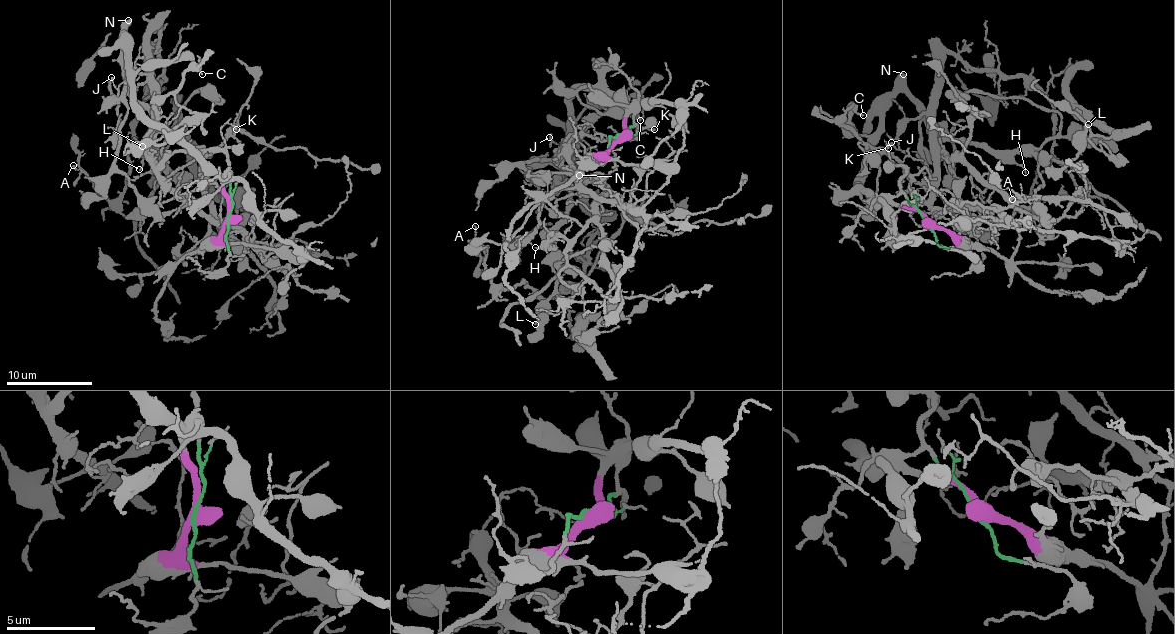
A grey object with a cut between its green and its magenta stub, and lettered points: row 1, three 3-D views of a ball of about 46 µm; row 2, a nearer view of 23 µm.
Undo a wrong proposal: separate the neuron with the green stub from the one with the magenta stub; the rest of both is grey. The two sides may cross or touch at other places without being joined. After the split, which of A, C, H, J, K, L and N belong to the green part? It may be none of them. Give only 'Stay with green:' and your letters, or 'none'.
Stay with green: A, J, K

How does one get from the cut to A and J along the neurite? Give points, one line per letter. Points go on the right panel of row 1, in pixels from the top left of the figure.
A: (928, 225), (900, 177), (929, 199), (946, 52), (1017, 75), (1053, 108), (1053, 159), (1077, 193), (1011, 198)
J: (928, 225), (900, 177), (904, 168), (929, 199), (934, 124), (924, 114), (911, 118), (896, 148), (891, 142)

